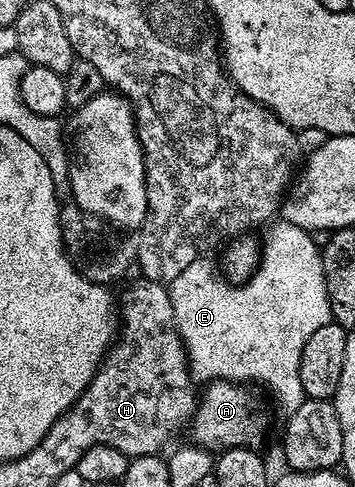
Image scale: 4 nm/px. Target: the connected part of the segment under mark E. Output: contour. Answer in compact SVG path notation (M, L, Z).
M278 220L274 224L270 239L261 247L258 268L247 282L231 284L205 262L205 257L200 256L168 284L168 289L178 335L186 346L191 375L202 384L215 380L239 384L263 382L278 397L283 411L289 412L300 408L304 401L300 384L300 352L304 352L304 344L308 344L312 332L324 328L324 324L332 319L319 243L310 239L313 238L311 231L301 230L290 222Z

